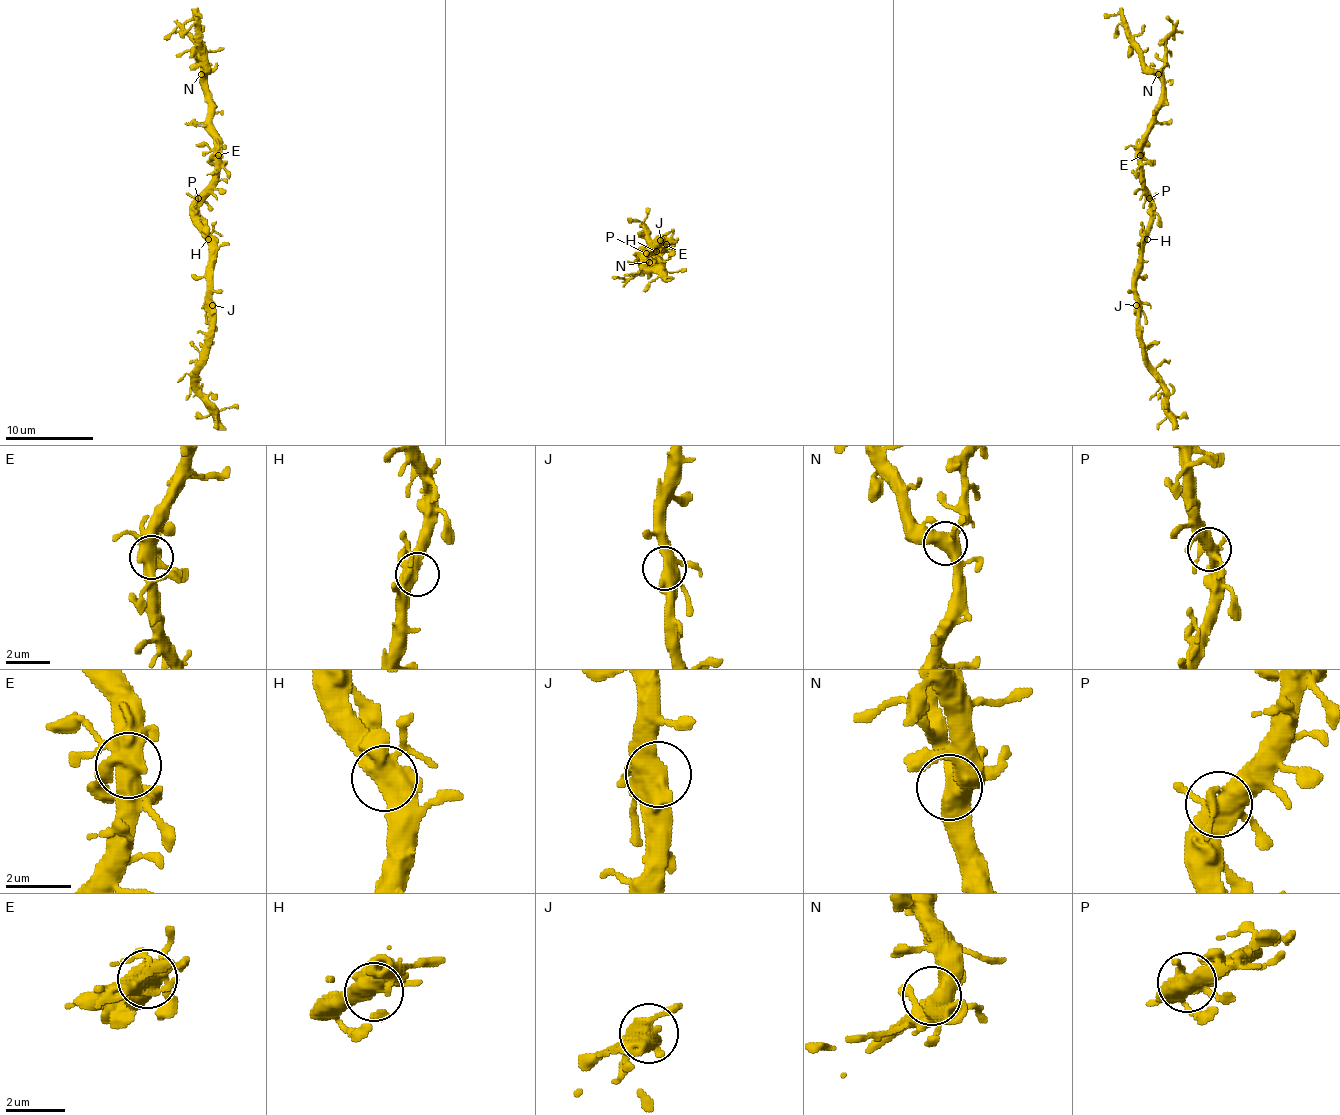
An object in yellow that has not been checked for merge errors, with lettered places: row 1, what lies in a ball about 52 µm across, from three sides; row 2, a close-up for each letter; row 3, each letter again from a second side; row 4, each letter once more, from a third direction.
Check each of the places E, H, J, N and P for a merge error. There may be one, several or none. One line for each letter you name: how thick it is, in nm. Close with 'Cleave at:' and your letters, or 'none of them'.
Cleave at: none of them

